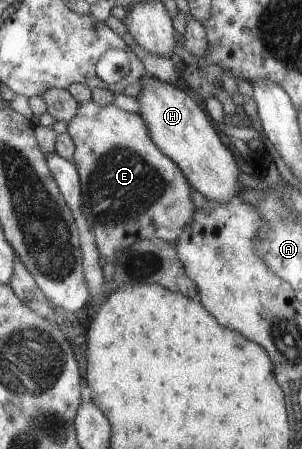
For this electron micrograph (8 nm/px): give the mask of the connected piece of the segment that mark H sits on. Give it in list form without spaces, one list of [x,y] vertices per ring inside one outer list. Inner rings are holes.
[[[145,73],[140,79],[140,92],[136,96],[140,118],[147,124],[147,134],[151,136],[152,143],[171,159],[183,172],[184,179],[203,197],[216,202],[226,202],[234,199],[240,192],[240,186],[236,186],[238,168],[234,166],[236,160],[230,154],[228,148],[218,140],[216,132],[212,130],[210,122],[206,120],[206,114],[196,102],[180,88],[173,86],[171,82],[164,83],[156,76]]]

